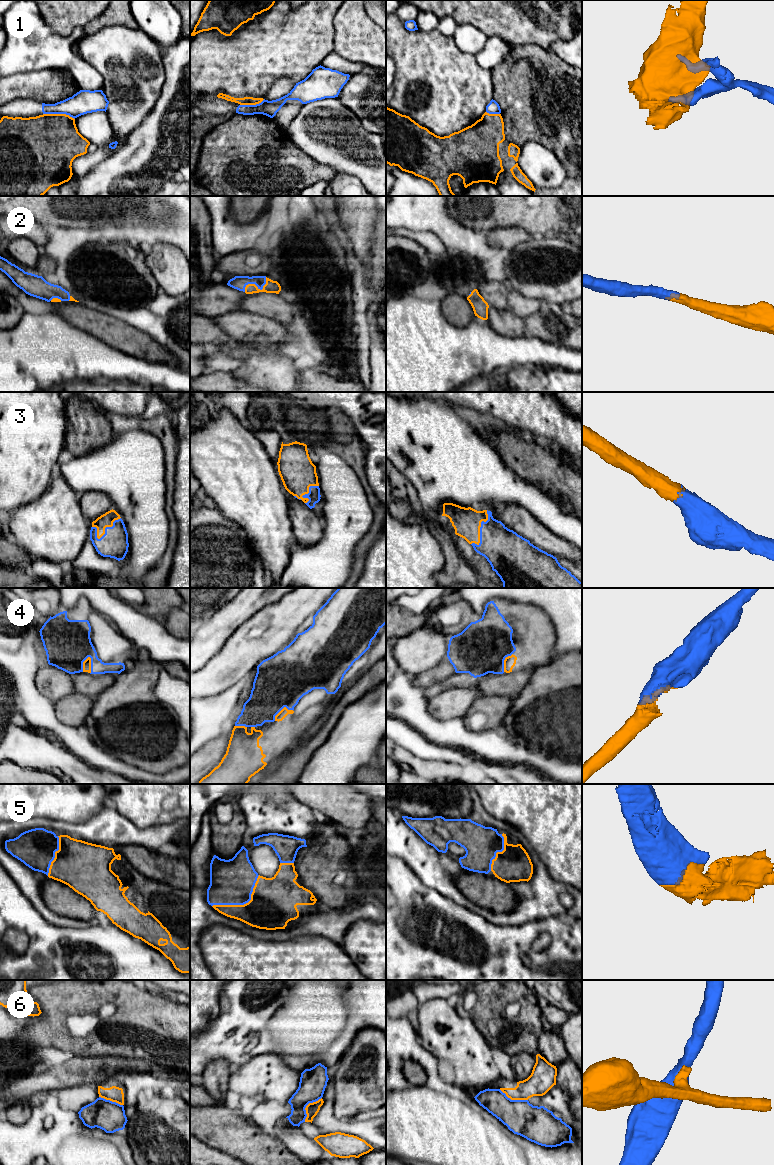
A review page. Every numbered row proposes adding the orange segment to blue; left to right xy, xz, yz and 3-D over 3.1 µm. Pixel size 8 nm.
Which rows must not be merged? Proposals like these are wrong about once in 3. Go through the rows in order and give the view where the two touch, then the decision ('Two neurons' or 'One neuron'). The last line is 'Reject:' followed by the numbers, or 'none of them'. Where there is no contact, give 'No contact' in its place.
1: Touches blue in xy. Two neurons
2: Touches blue in xz. One neuron
3: Touches blue in yz. One neuron
4: Touches blue in xy. One neuron
5: Touches blue in xz. One neuron
6: Touches blue in xz. Two neurons
Reject: 1, 6

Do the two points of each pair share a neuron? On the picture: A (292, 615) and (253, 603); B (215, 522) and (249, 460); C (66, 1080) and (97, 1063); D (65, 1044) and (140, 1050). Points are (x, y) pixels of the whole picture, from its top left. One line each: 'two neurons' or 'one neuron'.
A: two neurons
B: two neurons
C: one neuron
D: one neuron

